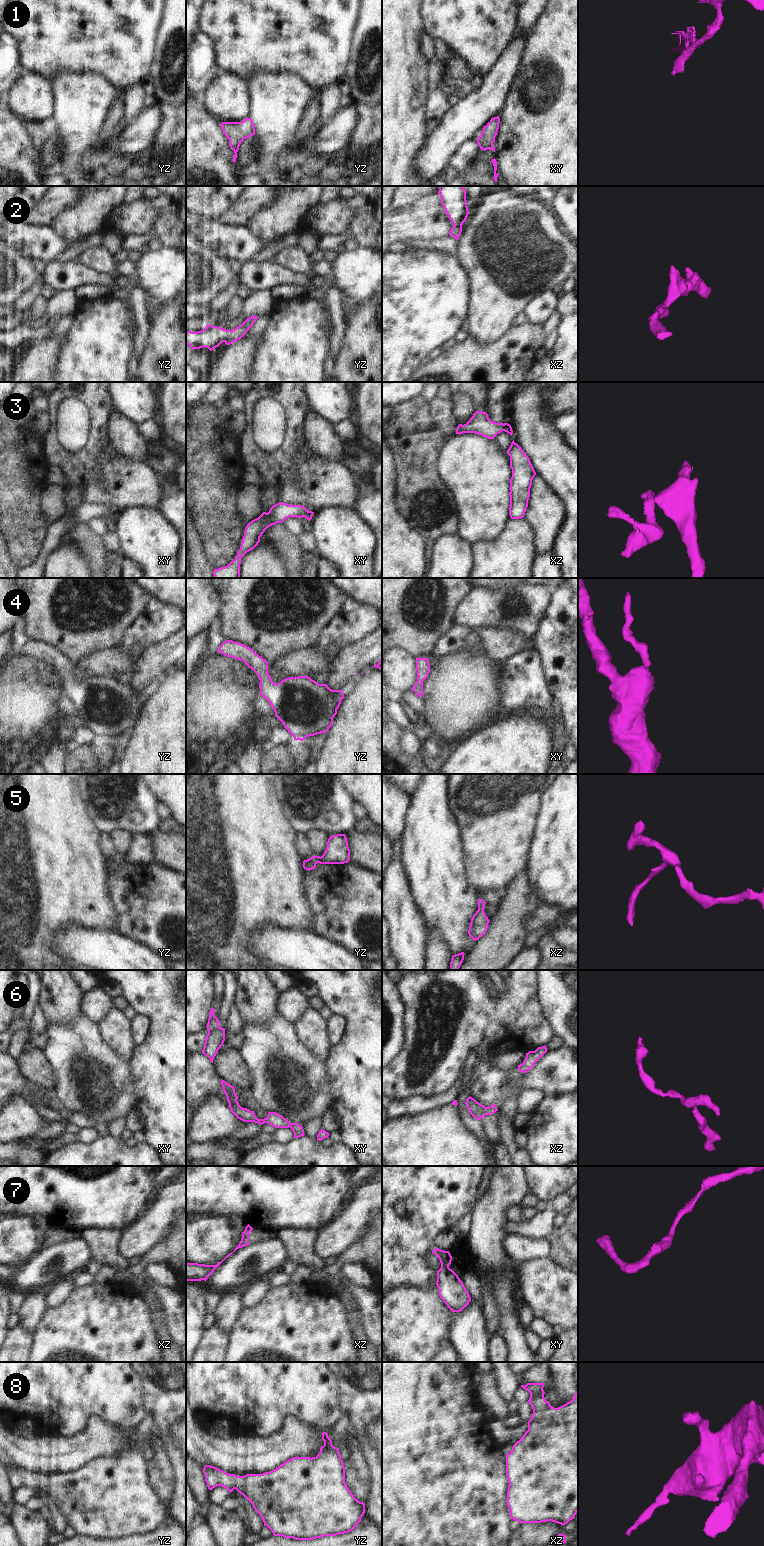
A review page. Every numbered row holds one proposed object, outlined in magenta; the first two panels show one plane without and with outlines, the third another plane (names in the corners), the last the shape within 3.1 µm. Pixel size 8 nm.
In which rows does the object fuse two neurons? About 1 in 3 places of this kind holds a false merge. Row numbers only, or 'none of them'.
1, 7

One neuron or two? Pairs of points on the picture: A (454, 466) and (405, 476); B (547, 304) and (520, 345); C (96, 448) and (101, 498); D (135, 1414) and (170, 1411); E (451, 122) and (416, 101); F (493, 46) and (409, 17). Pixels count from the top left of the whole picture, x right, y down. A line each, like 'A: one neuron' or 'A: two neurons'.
A: two neurons
B: two neurons
C: two neurons
D: two neurons
E: two neurons
F: two neurons

